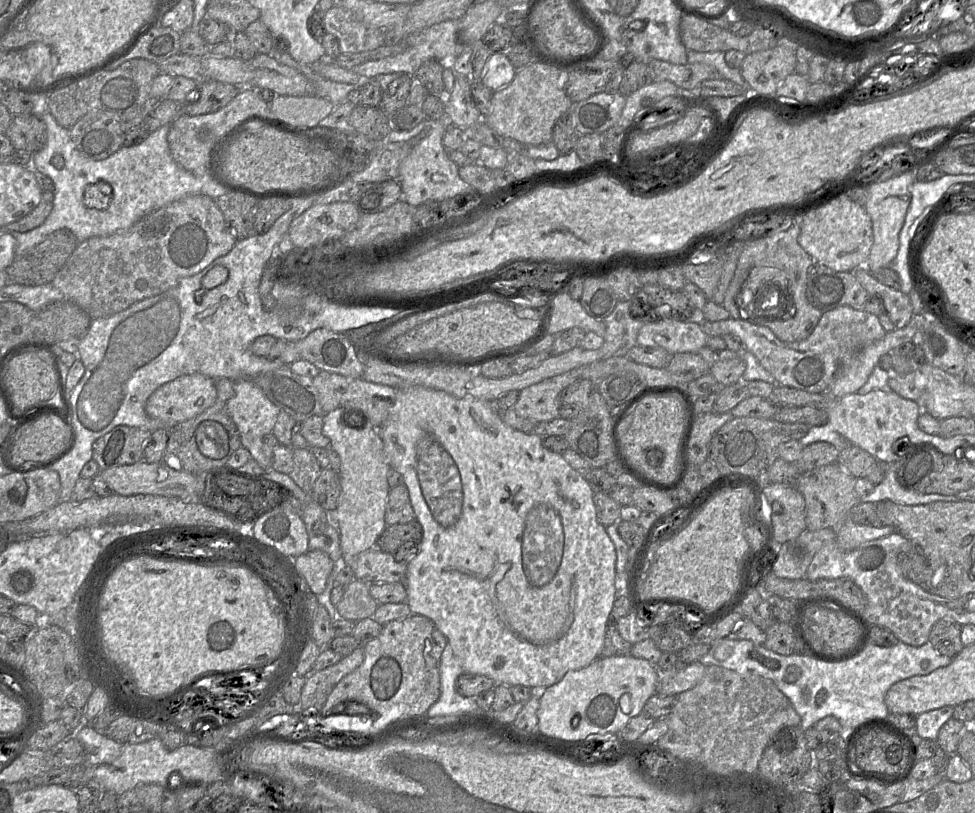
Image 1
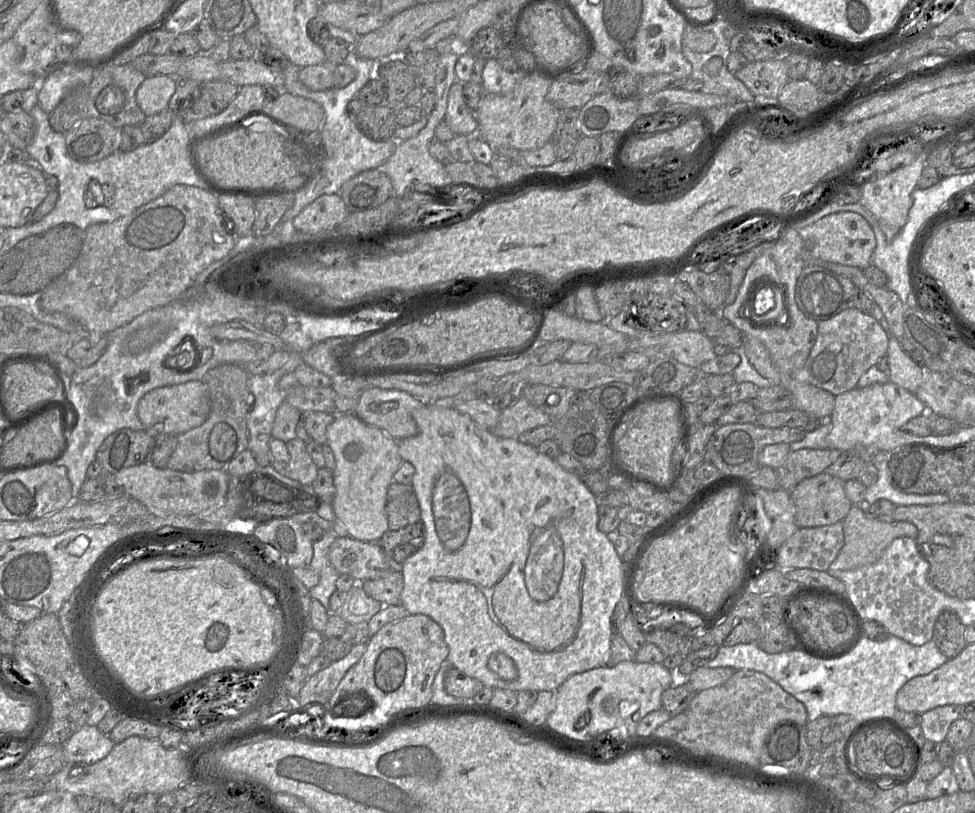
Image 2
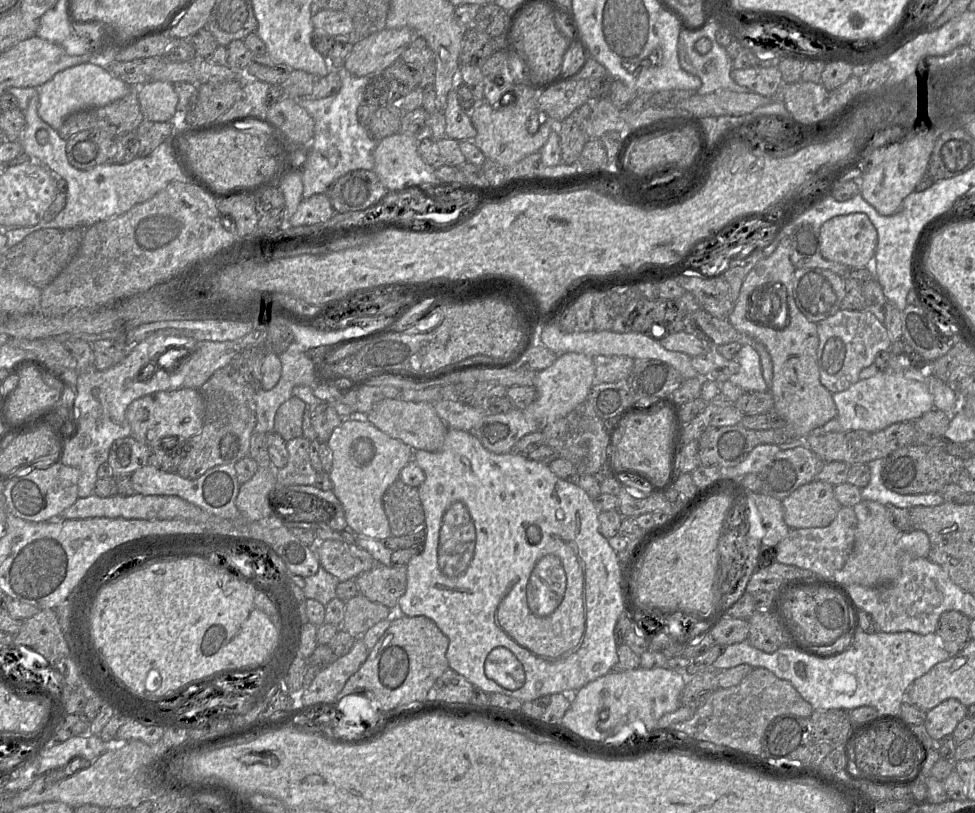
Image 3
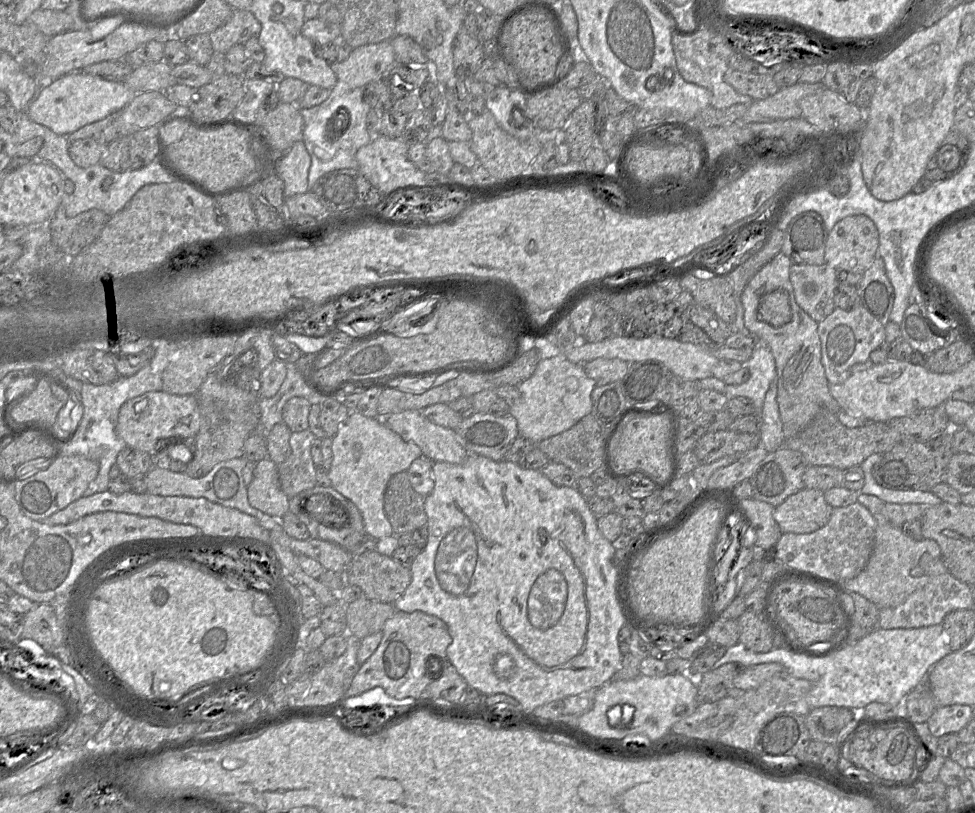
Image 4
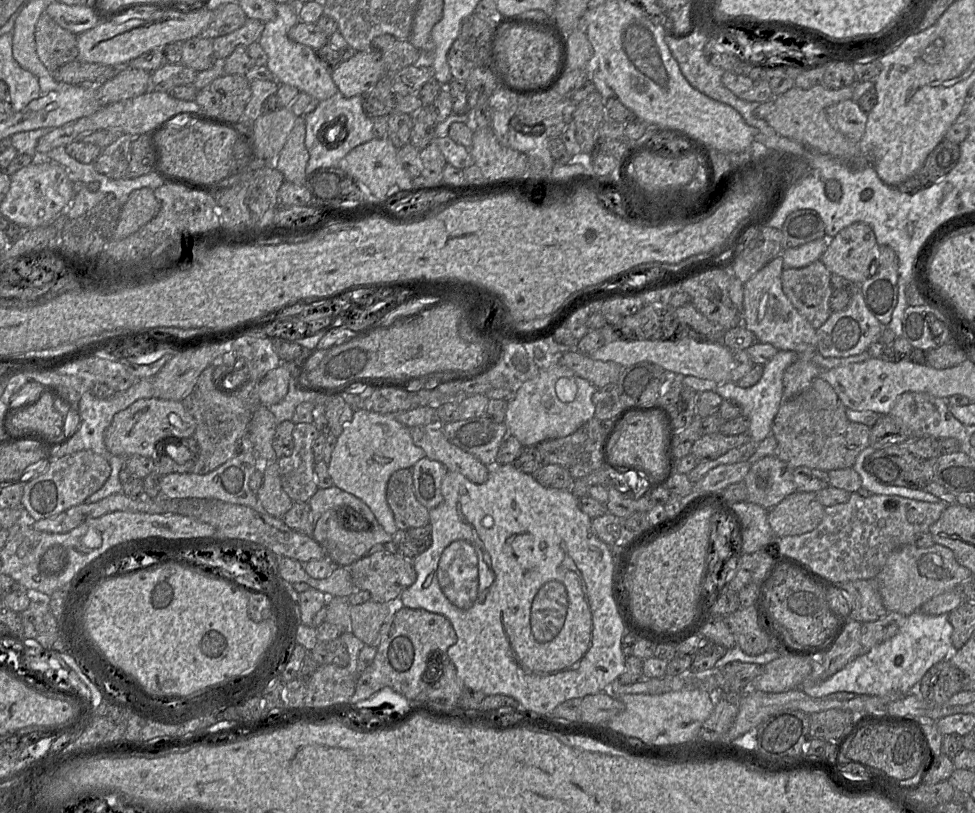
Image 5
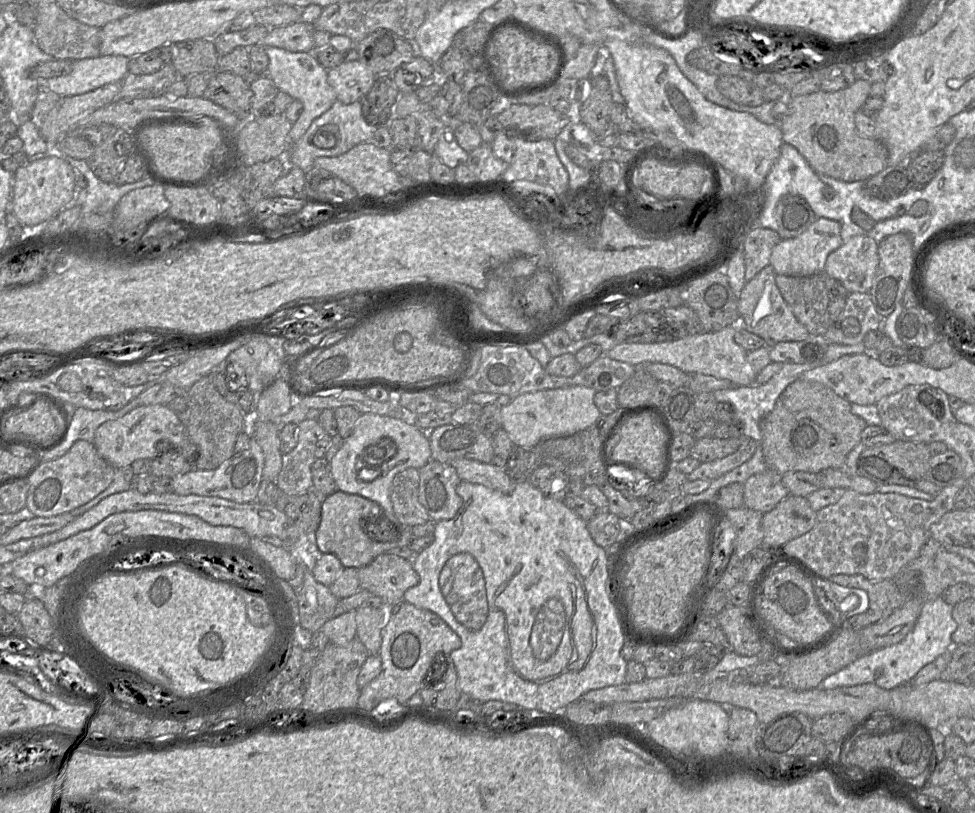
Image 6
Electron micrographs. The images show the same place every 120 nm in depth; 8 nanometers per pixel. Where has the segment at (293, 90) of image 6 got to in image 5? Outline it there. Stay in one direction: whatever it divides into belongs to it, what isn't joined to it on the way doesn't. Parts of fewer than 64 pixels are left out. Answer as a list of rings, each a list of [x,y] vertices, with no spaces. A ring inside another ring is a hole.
[[[276,3],[276,16],[265,23],[259,39],[259,44],[268,55],[266,67],[274,74],[279,84],[294,86],[300,92],[305,92],[319,101],[326,100],[338,92],[338,87],[332,79],[331,69],[320,60],[316,50],[289,38],[289,30],[299,21],[298,5]],[[298,117],[287,141],[276,157],[274,166],[283,174],[284,180],[304,185],[309,152],[305,146],[306,125],[304,117]]]

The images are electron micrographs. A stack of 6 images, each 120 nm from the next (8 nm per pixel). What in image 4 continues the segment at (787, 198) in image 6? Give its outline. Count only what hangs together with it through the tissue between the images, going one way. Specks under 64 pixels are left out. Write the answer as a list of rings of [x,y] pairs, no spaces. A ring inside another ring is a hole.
[[[804,211],[789,222],[784,231],[781,251],[791,259],[791,264],[822,265],[825,262],[825,245],[828,236],[822,217],[815,211]]]

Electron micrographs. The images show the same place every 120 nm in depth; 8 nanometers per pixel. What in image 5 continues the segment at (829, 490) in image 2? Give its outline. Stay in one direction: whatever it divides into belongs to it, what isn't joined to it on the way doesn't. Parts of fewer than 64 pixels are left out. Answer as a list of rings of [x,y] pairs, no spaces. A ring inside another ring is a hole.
[[[794,492],[785,497],[775,507],[768,510],[768,522],[774,539],[798,536],[814,530],[822,521],[825,507],[818,501],[815,492]]]

